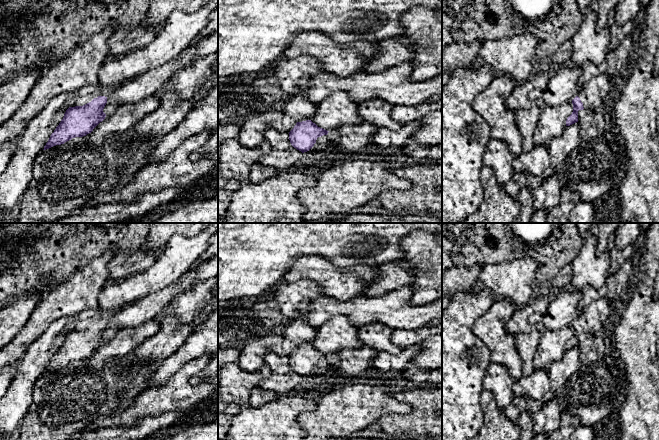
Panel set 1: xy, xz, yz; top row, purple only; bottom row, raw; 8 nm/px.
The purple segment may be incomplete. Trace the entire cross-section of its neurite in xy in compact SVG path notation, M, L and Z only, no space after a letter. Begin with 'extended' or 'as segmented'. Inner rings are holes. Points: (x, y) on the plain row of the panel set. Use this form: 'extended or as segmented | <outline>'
extended | M98 320L83 330L69 331L61 346L51 358L43 374L64 368L75 361L83 361L111 338L119 329L113 326L105 330L107 321Z

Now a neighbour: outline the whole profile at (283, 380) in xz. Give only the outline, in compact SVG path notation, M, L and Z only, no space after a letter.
M270 351L266 354L264 362L271 375L258 383L257 387L285 395L290 394L303 382L303 377L291 369L286 356L279 356Z

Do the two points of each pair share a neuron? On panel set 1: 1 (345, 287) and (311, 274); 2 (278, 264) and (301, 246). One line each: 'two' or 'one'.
1: one
2: one

